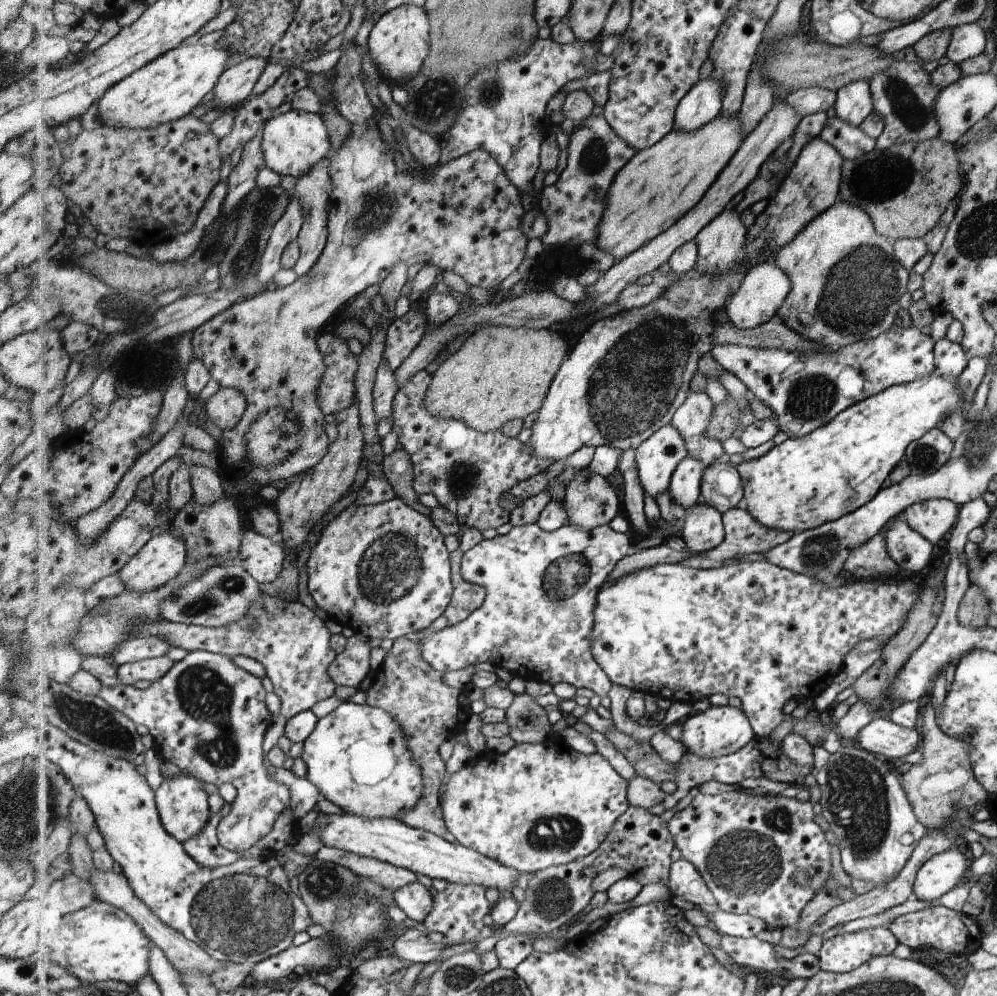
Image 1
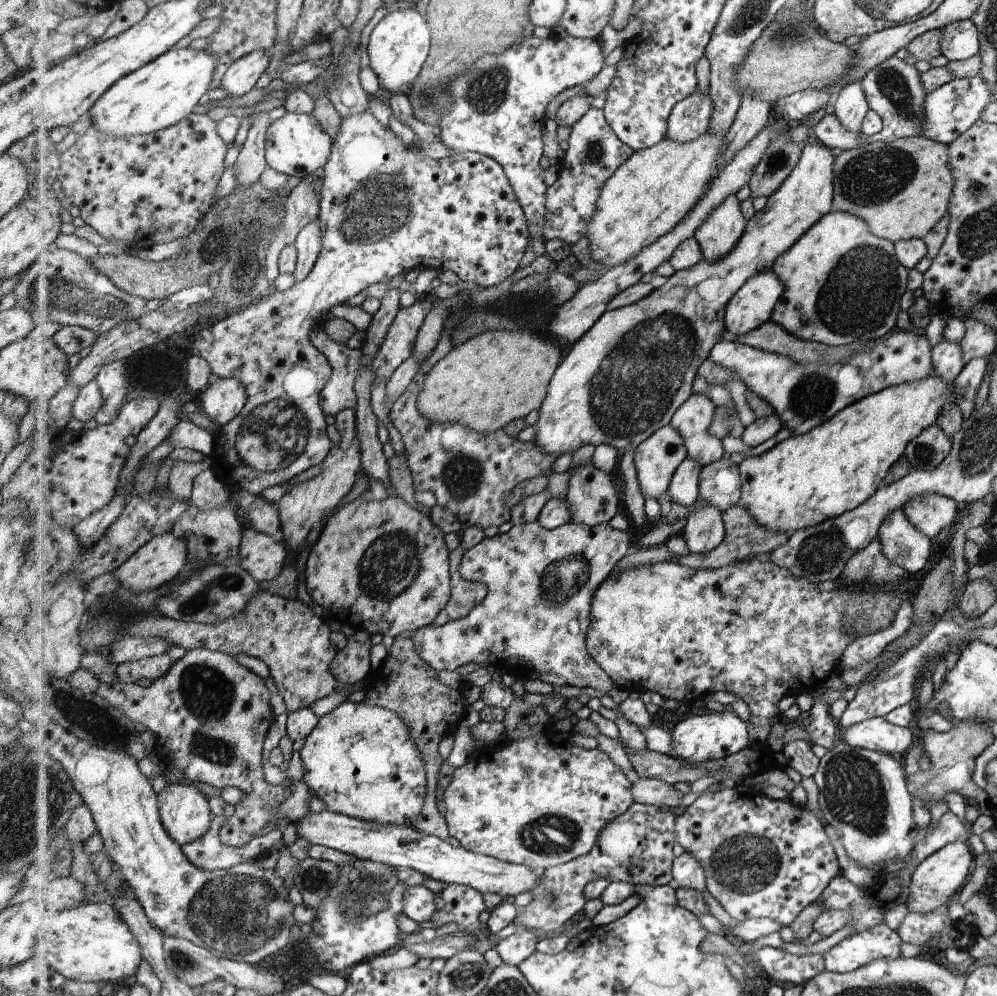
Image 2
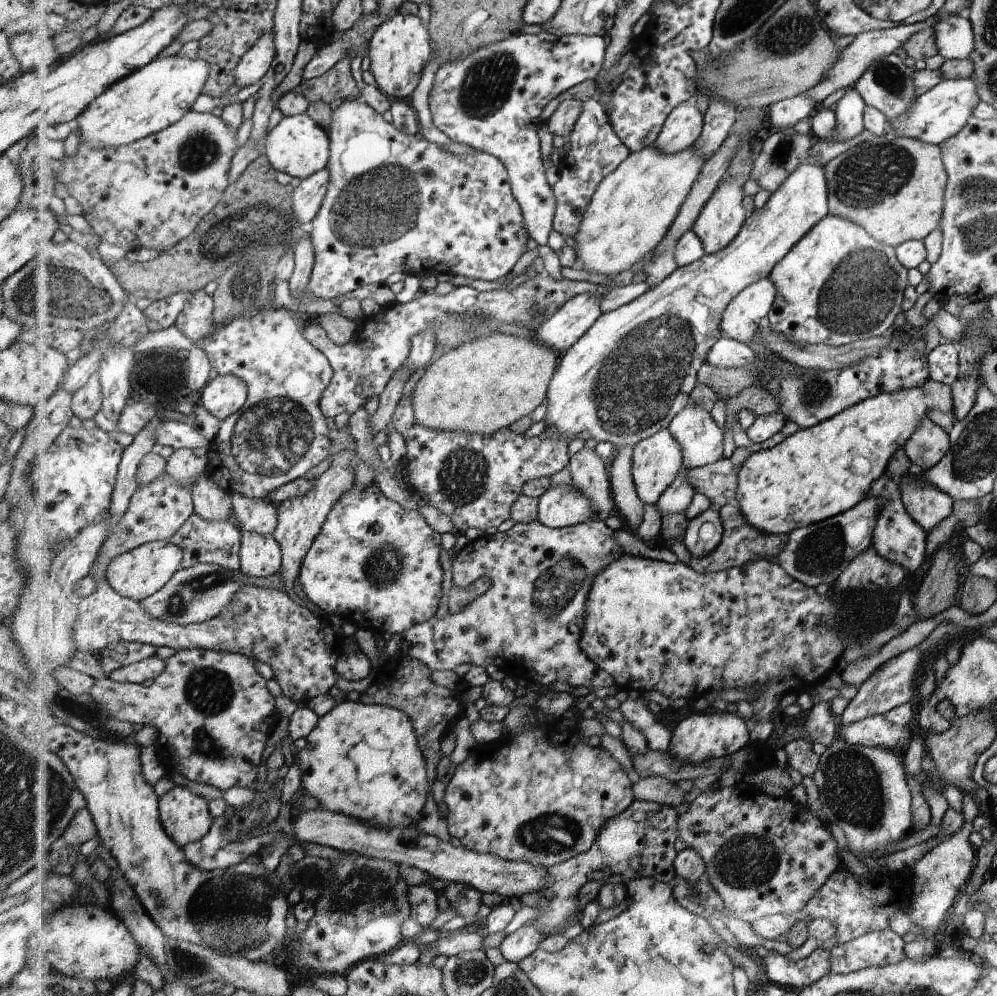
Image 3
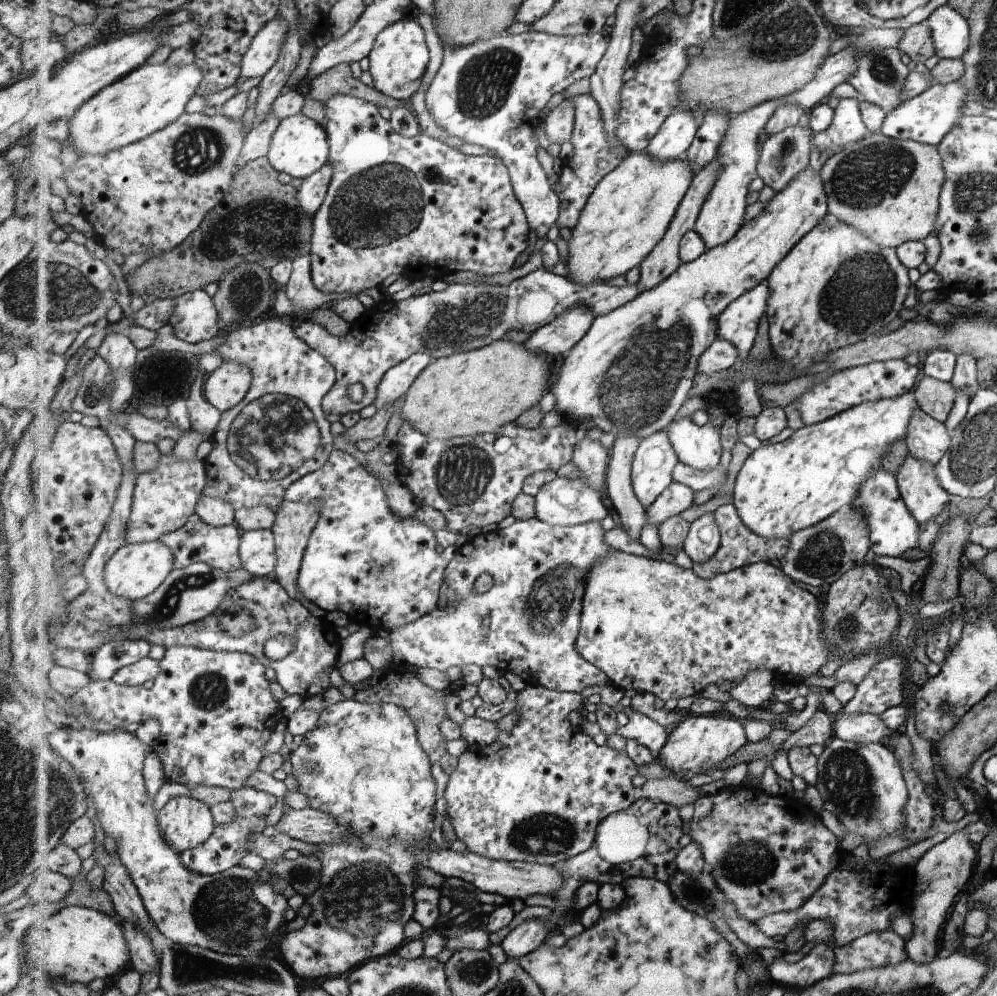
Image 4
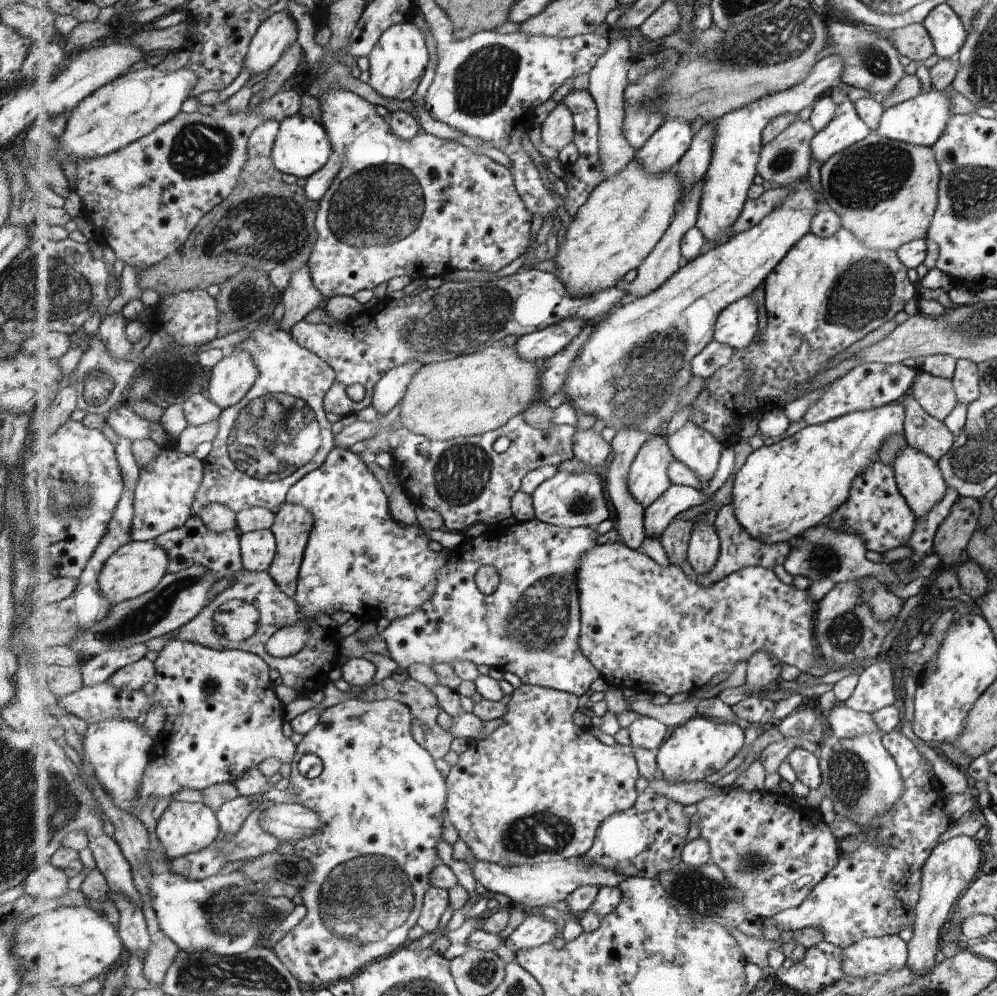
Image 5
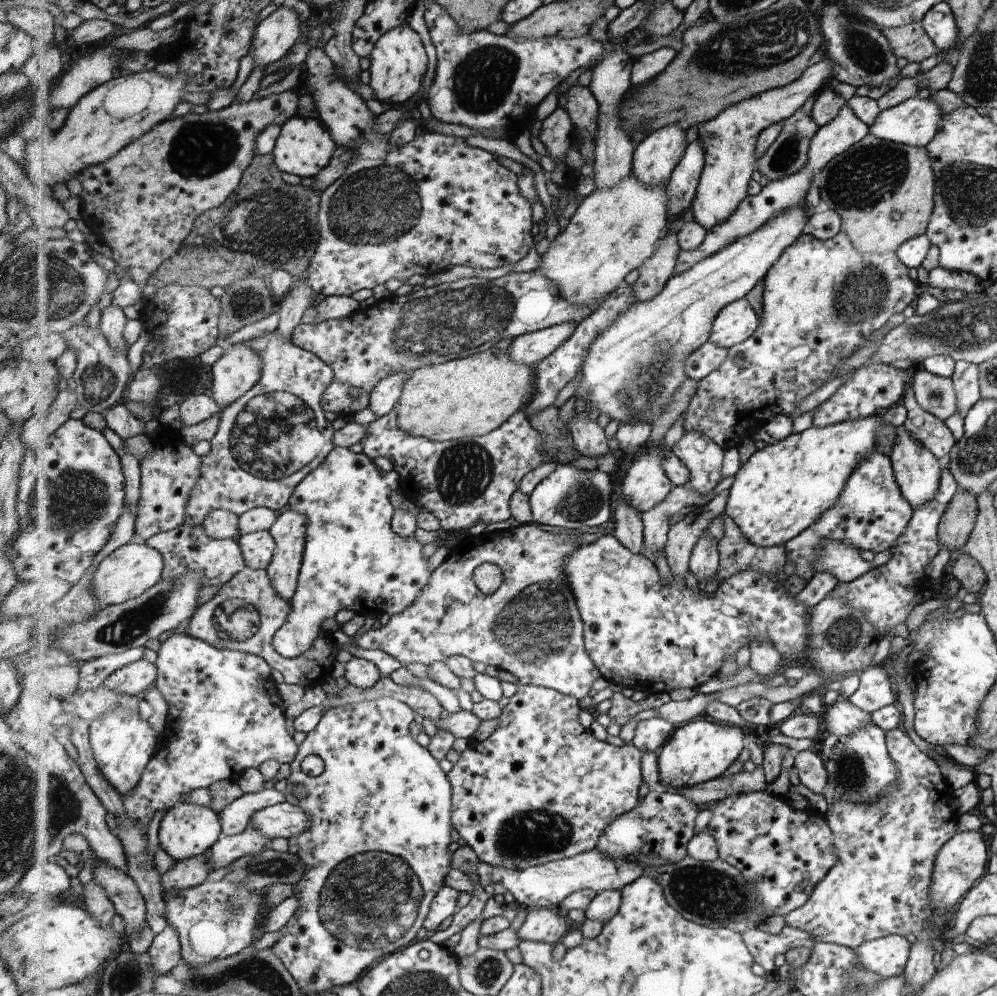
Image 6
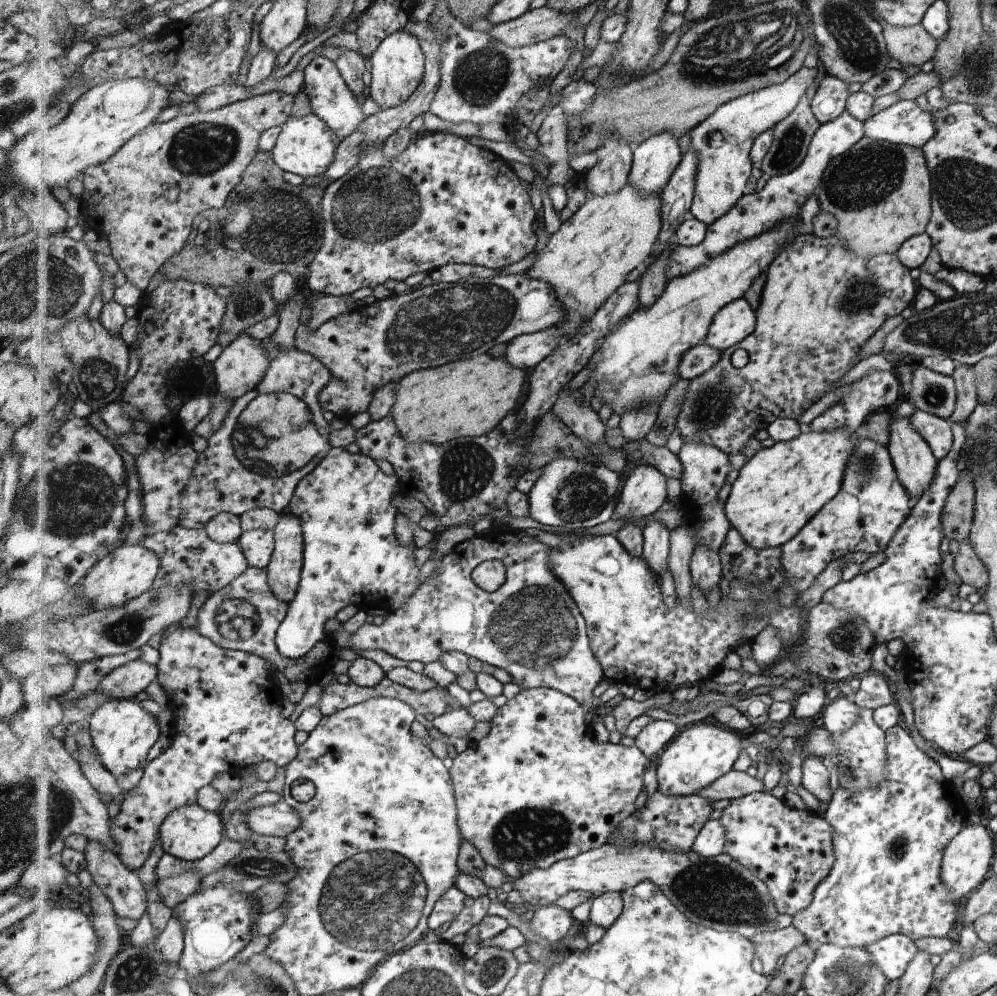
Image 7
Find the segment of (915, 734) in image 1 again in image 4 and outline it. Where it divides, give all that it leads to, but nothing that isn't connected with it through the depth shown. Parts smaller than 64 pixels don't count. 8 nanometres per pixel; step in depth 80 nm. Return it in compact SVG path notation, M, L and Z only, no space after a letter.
M844 709L834 714L832 728L835 735L847 742L880 742L890 734L880 715L871 712L851 714Z

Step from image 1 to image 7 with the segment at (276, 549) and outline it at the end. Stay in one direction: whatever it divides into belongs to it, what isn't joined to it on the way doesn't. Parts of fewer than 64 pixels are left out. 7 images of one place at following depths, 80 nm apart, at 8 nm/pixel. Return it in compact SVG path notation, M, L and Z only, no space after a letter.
M253 529L244 531L239 540L251 567L266 569L276 550L274 529Z

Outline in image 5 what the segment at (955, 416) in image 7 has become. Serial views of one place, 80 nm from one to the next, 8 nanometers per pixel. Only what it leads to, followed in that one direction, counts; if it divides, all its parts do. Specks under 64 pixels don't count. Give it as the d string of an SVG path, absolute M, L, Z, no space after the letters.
M971 360L956 361L950 382L952 383L956 400L959 400L961 404L965 404L965 407L980 394L978 369Z

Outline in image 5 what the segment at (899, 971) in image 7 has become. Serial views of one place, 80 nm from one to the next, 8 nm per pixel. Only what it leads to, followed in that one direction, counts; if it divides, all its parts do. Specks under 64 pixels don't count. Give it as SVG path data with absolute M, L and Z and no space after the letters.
M897 934L870 937L843 949L843 968L849 977L885 974L907 964L907 944Z

